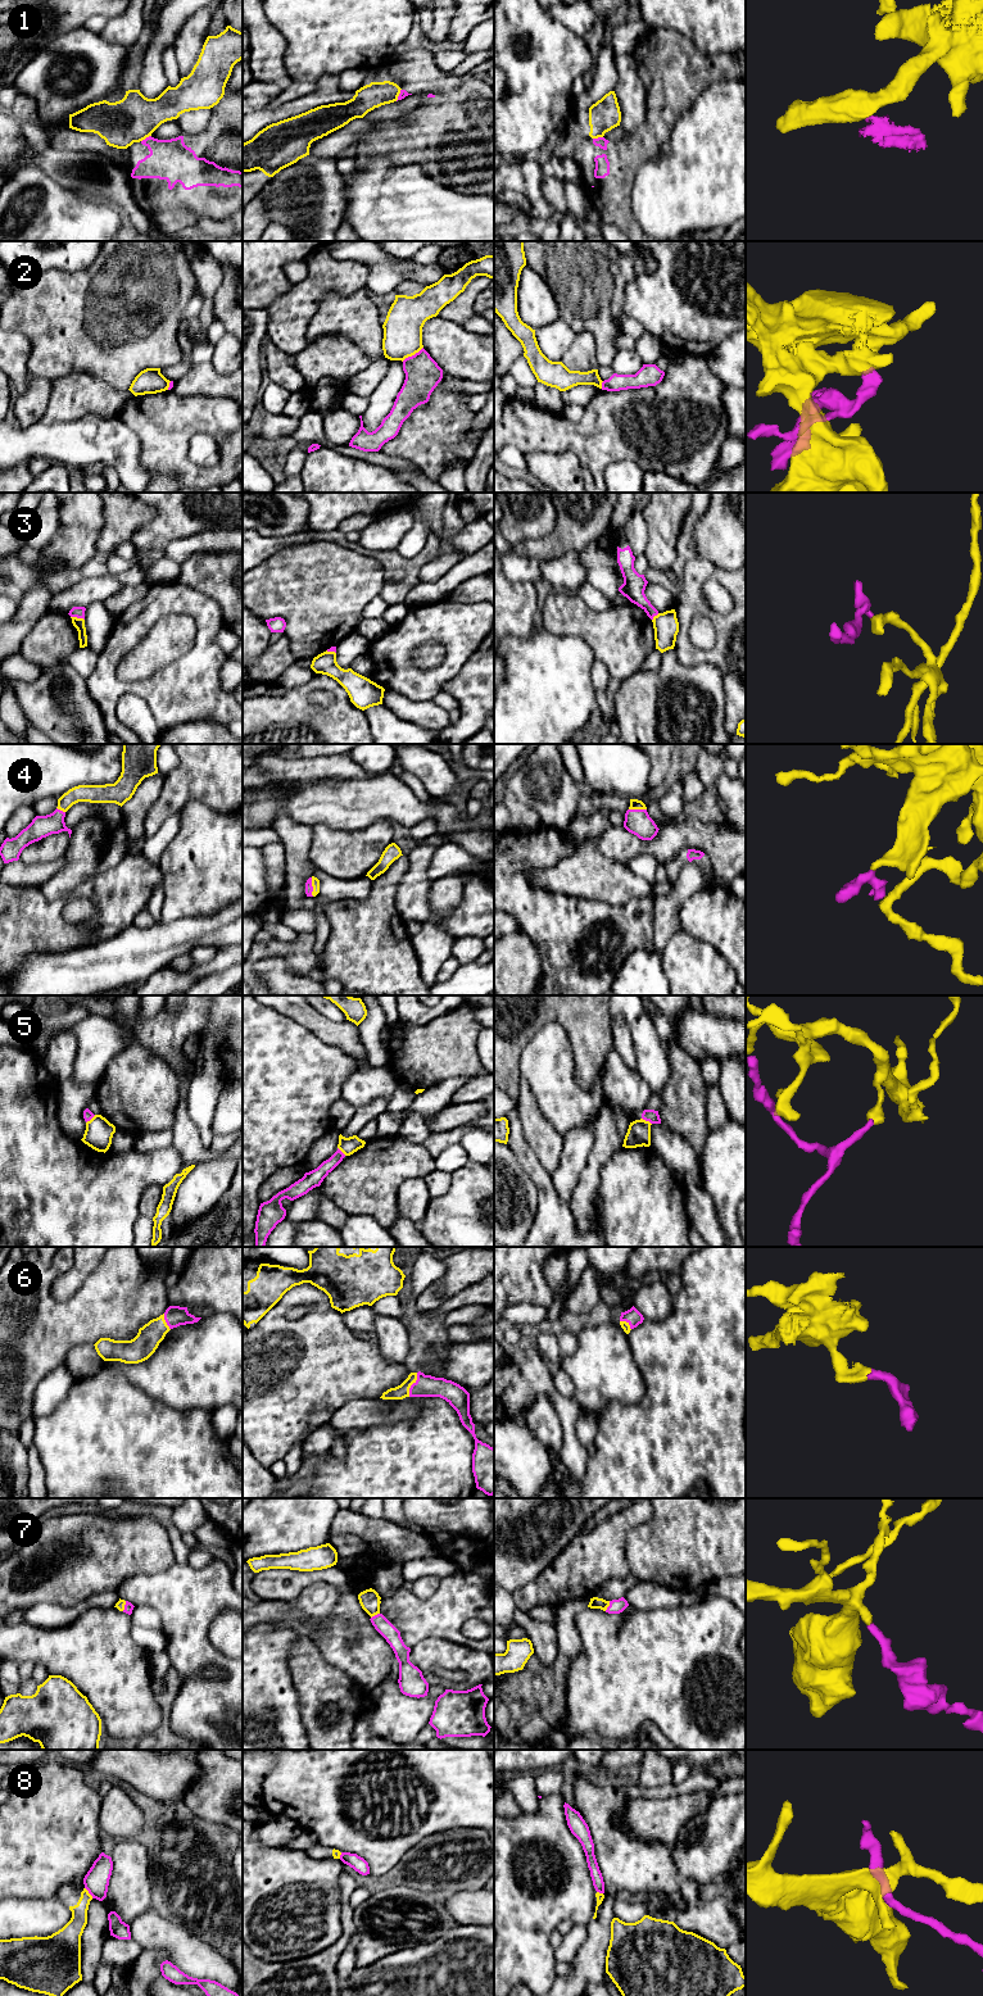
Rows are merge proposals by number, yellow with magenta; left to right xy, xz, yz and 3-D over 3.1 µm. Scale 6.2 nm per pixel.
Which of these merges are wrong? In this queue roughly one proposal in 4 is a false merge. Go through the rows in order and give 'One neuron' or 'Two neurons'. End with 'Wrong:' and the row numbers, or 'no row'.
1: Two neurons
2: Two neurons
3: One neuron
4: One neuron
5: Two neurons
6: One neuron
7: One neuron
8: Two neurons
Wrong: 1, 2, 5, 8

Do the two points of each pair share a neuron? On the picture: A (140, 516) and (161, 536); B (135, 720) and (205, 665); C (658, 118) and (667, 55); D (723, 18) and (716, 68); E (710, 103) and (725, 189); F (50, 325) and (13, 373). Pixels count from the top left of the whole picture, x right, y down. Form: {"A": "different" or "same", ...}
{"A": "different", "B": "different", "C": "same", "D": "different", "E": "same", "F": "different"}

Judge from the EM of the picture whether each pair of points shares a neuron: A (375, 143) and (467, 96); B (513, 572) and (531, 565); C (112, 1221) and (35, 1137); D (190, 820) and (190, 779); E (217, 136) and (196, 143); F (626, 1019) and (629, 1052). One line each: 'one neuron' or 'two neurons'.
A: one neuron
B: one neuron
C: one neuron
D: two neurons
E: one neuron
F: one neuron

